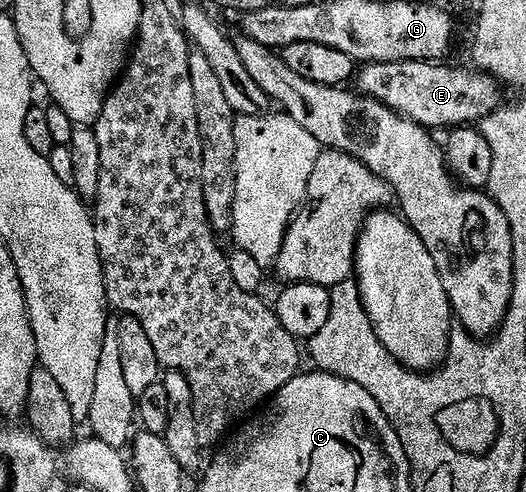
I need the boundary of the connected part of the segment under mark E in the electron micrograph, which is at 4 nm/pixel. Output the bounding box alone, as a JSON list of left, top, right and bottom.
[358,61,502,131]

